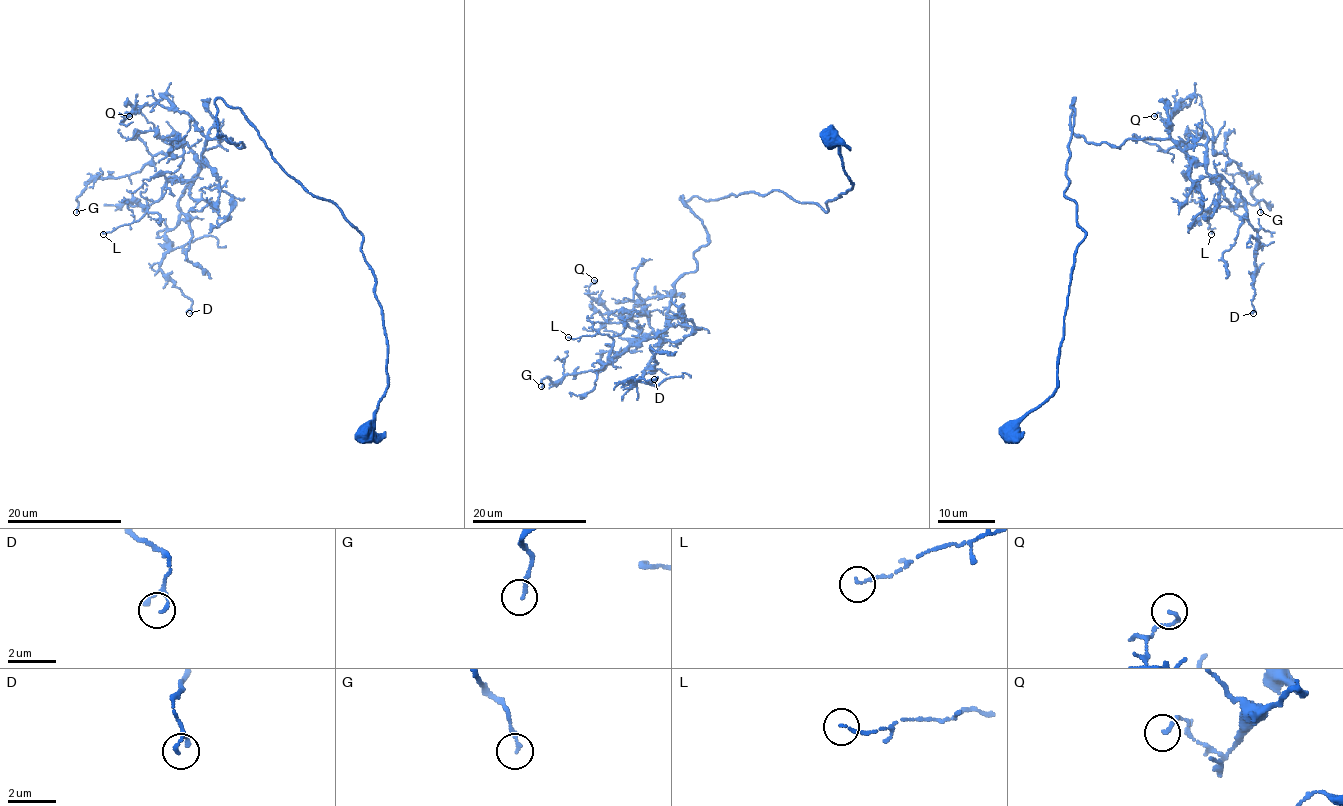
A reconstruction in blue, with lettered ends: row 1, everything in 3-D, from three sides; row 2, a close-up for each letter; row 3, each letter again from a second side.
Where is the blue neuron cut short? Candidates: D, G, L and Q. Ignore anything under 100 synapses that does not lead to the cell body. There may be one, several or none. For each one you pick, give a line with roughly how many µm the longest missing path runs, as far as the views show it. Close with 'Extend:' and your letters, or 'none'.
Extend: none

